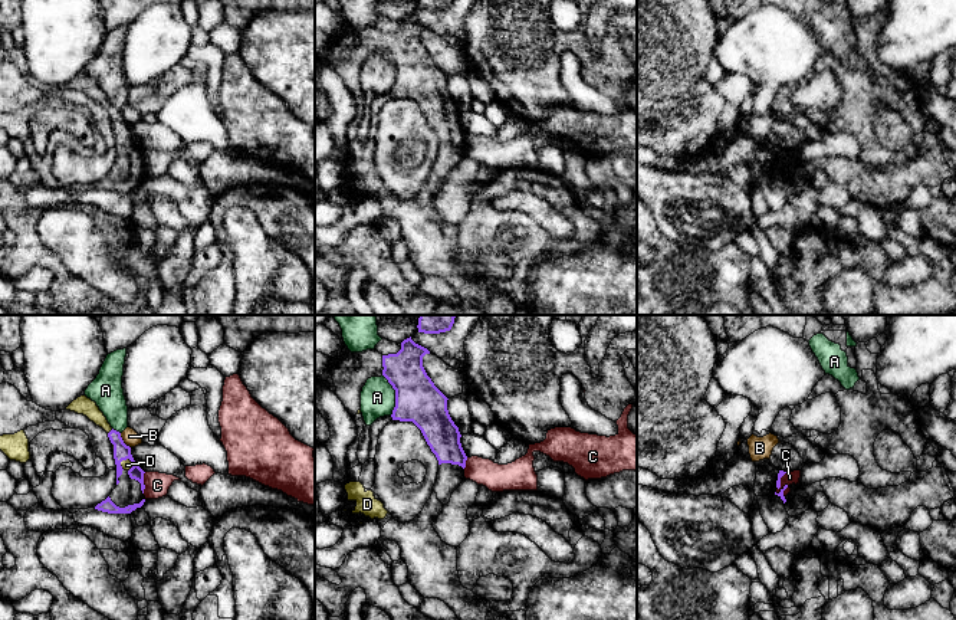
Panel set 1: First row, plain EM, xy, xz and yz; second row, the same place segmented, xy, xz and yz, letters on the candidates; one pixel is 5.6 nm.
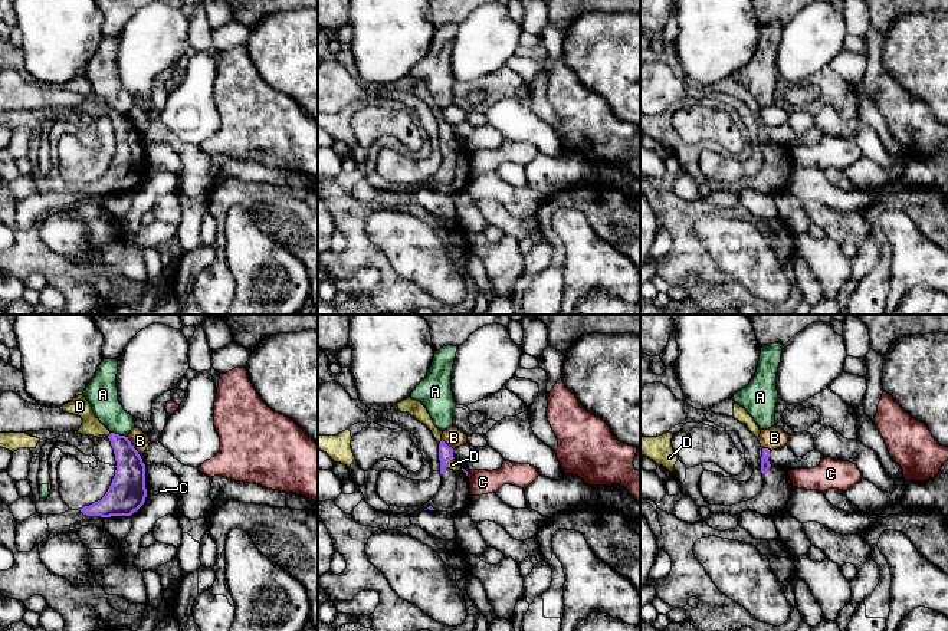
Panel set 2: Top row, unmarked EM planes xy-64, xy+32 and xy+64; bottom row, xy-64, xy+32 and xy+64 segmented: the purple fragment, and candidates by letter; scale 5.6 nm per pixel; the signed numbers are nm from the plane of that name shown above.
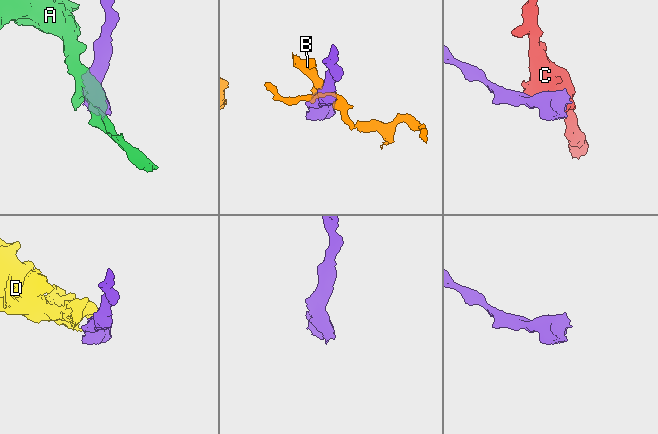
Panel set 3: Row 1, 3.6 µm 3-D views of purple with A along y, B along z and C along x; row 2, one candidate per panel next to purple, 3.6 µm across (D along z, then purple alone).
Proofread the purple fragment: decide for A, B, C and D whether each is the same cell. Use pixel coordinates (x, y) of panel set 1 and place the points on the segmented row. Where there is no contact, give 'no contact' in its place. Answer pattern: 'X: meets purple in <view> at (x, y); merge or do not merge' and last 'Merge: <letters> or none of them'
A: meets purple in xz at (396, 394); do not merge
B: meets purple in xy at (122, 440); do not merge
C: meets purple in xy at (143, 482); do not merge
D: meets purple in xy at (132, 465); merge
Merge: D

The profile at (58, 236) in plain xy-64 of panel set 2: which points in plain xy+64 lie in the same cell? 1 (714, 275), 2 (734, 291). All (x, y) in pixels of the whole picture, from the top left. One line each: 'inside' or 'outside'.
1: outside
2: outside

